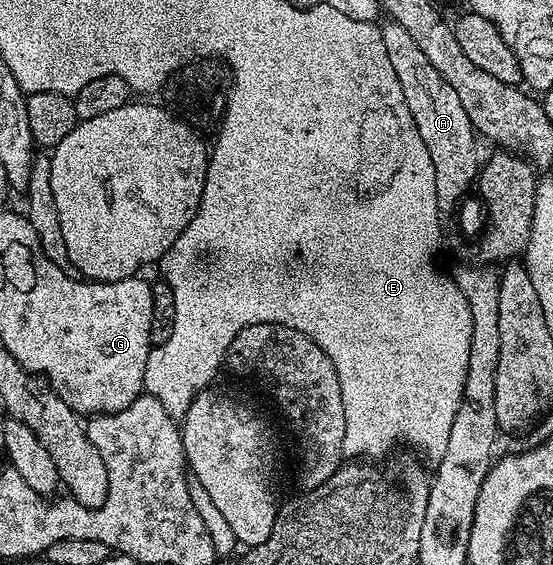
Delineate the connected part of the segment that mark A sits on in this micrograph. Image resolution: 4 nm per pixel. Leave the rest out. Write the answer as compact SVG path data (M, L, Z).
M385 21L380 24L383 46L387 49L387 58L391 61L391 66L395 69L395 77L399 77L399 85L403 88L403 97L407 101L407 109L411 109L411 117L419 129L419 137L423 137L423 145L427 145L427 153L431 157L431 165L435 165L435 189L437 190L438 204L453 203L460 204L465 190L472 188L476 184L479 174L479 159L477 163L477 141L471 118L467 117L466 110L463 109L462 102L459 101L458 94L451 89L451 86L444 80L442 74L438 72L427 61L427 56L419 49L418 42L407 33L407 30L397 23Z

